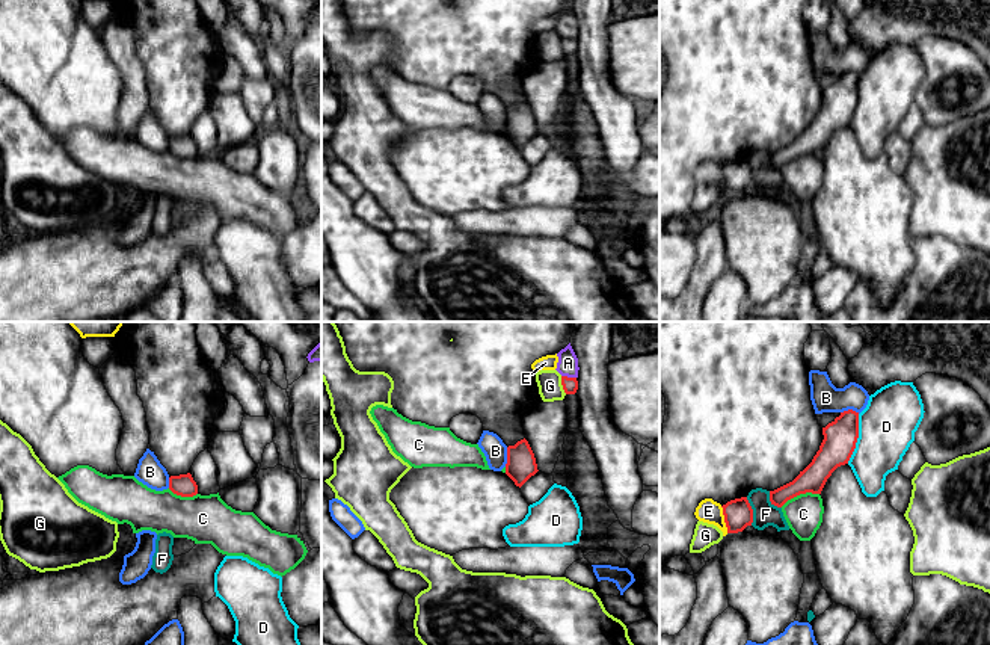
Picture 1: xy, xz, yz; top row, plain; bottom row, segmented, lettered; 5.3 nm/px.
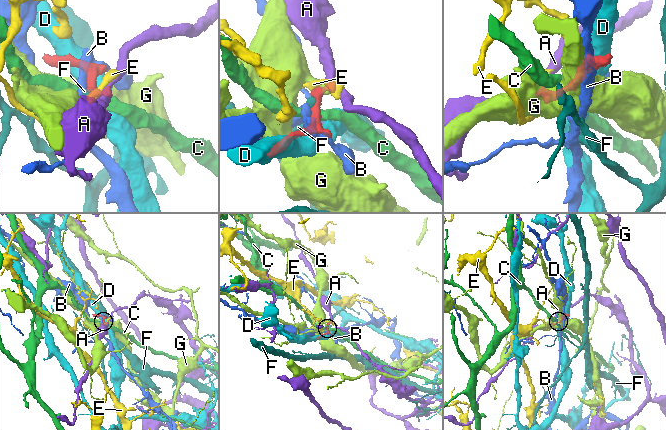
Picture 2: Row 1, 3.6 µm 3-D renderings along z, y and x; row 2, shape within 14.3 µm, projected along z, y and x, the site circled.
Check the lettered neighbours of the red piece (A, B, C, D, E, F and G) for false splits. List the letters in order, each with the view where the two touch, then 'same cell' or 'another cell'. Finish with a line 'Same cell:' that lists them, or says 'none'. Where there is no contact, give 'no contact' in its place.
A: meets red in xz; another cell
B: meets red in xz; another cell
C: meets red in yz; another cell
D: meets red in yz; another cell
E: meets red in yz; another cell
F: meets red in yz; another cell
G: meets red in xz; another cell
Same cell: none

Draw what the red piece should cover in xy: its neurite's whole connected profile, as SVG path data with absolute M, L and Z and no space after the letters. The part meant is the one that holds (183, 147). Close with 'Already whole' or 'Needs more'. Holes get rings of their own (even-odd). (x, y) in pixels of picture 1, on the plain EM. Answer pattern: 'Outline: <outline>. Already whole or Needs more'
Outline: M180 136L169 139L169 151L181 159L193 159L198 156L198 147L193 142L192 136Z. Already whole

